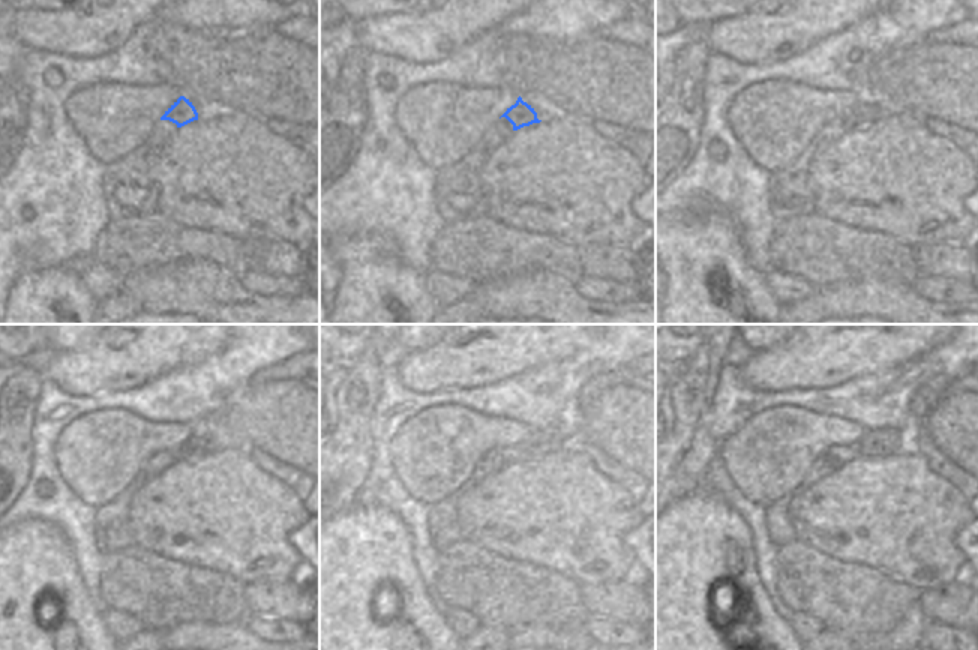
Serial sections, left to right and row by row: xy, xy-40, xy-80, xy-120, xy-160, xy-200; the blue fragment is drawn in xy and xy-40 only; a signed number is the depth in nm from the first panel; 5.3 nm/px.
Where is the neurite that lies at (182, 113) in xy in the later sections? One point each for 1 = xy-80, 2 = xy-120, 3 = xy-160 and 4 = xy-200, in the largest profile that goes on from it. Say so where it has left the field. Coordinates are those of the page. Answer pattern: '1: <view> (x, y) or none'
1: xy-80 (861, 114)
2: xy-120 (197, 446)
3: xy-160 (540, 442)
4: xy-200 (882, 442)

